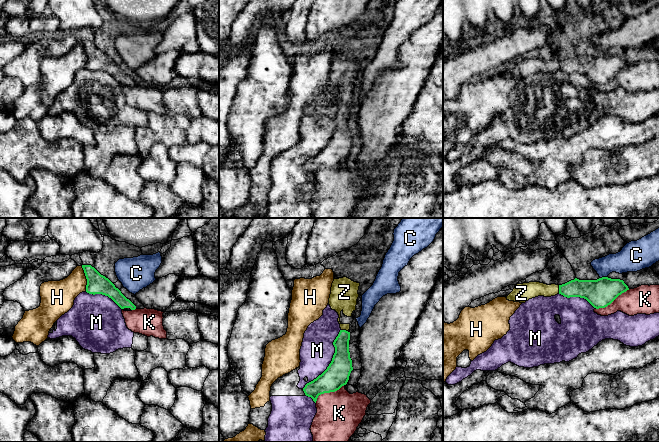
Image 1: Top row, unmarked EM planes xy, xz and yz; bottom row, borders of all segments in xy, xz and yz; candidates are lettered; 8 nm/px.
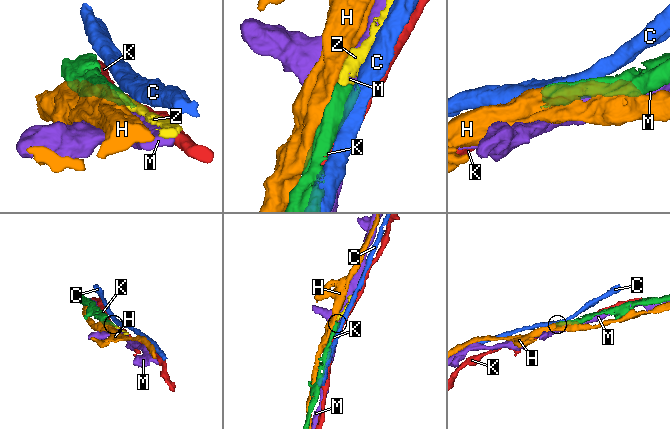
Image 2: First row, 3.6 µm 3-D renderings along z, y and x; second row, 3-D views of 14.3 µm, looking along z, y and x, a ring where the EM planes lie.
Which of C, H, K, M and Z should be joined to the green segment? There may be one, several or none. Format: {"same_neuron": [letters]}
{"same_neuron": ["Z"]}

